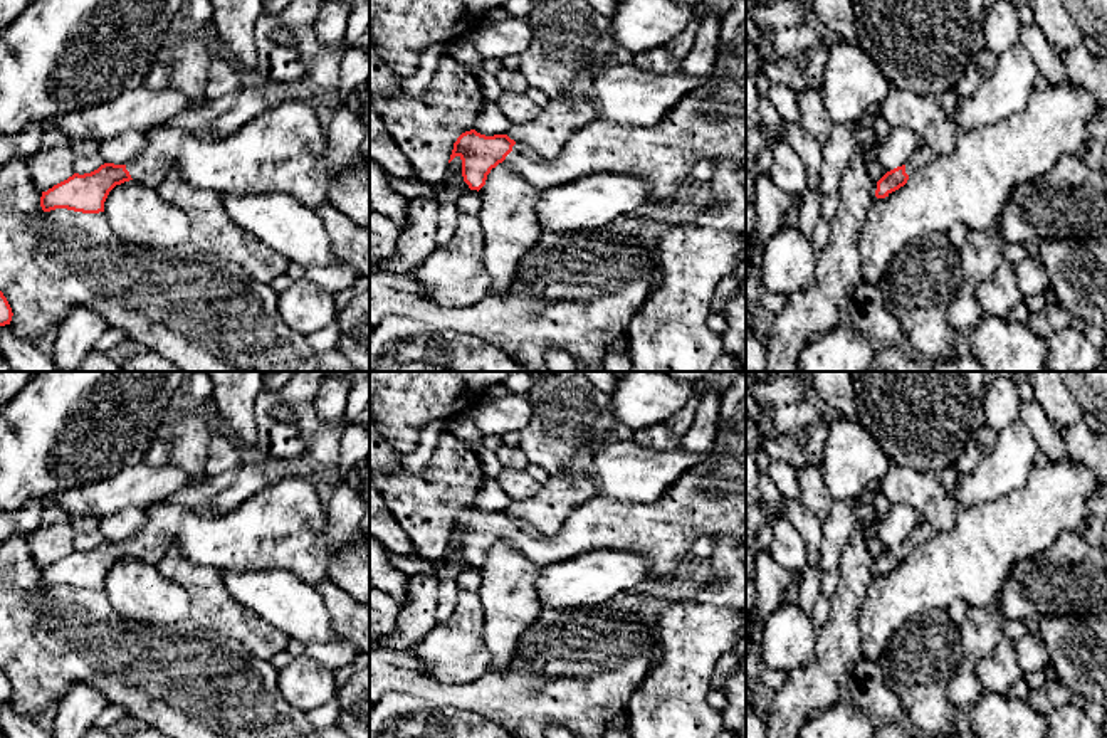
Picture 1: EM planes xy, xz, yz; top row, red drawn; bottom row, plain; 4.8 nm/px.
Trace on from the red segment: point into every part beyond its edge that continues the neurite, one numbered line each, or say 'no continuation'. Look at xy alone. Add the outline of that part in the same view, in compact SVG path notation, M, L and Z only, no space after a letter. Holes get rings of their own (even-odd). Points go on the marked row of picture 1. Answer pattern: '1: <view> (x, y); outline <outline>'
1: xy (284, 148); outline M297 99L282 101L239 131L220 136L160 124L144 134L141 151L126 163L126 170L133 180L156 190L173 165L186 183L200 190L220 195L286 192L316 210L328 202L328 192L341 177L353 171L370 175L370 158L354 158L341 171L329 168L328 134L321 129L316 108Z

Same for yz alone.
1: yz (924, 155); outline M921 145L905 163L905 173L910 177L917 170L927 166L937 155L927 146Z

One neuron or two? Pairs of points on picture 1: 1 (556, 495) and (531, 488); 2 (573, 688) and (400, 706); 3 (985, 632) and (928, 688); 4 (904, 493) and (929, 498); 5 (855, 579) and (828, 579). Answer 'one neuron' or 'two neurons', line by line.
1: two neurons
2: two neurons
3: two neurons
4: one neuron
5: two neurons

